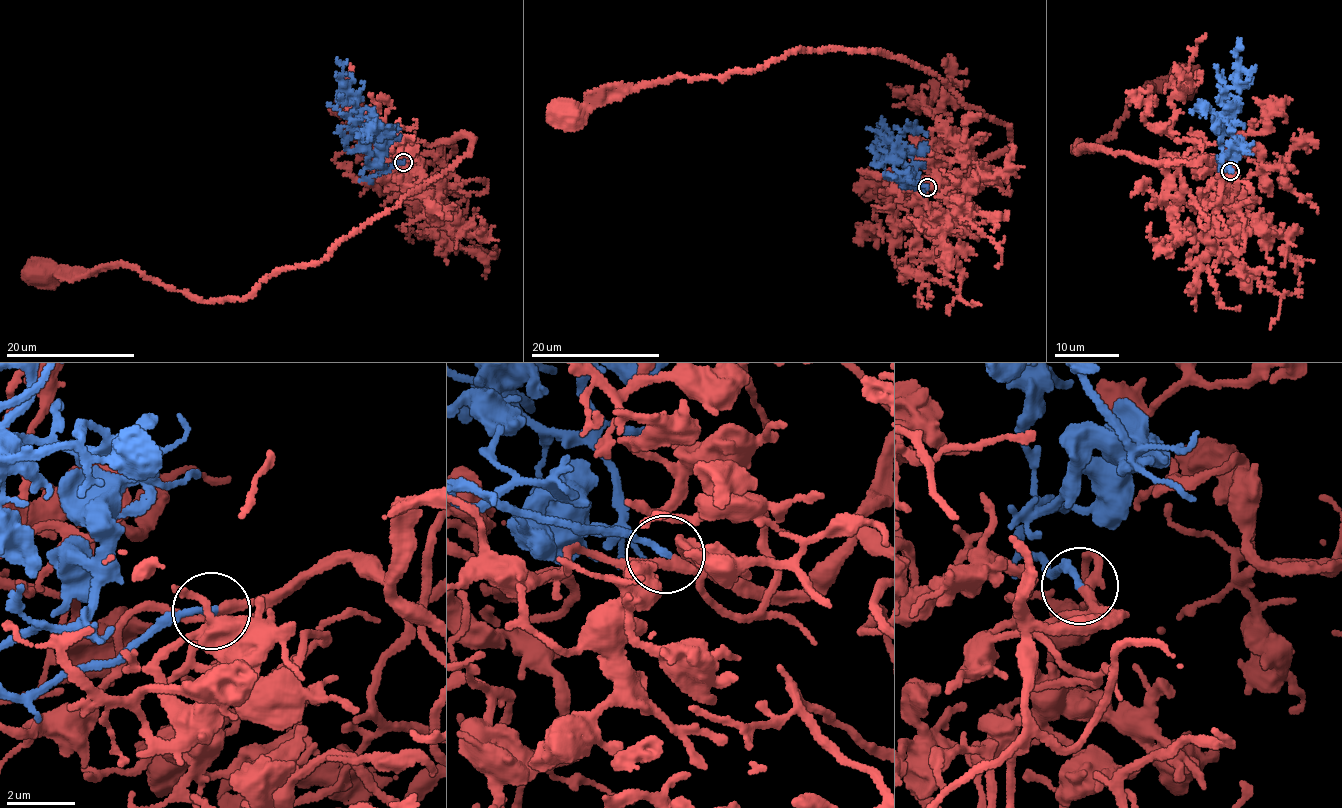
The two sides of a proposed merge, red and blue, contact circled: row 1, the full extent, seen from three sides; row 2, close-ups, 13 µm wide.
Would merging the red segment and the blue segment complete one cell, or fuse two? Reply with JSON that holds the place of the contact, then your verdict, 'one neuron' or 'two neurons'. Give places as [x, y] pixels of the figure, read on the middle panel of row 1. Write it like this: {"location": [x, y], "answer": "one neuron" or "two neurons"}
{"location": [927, 187], "answer": "one neuron"}

